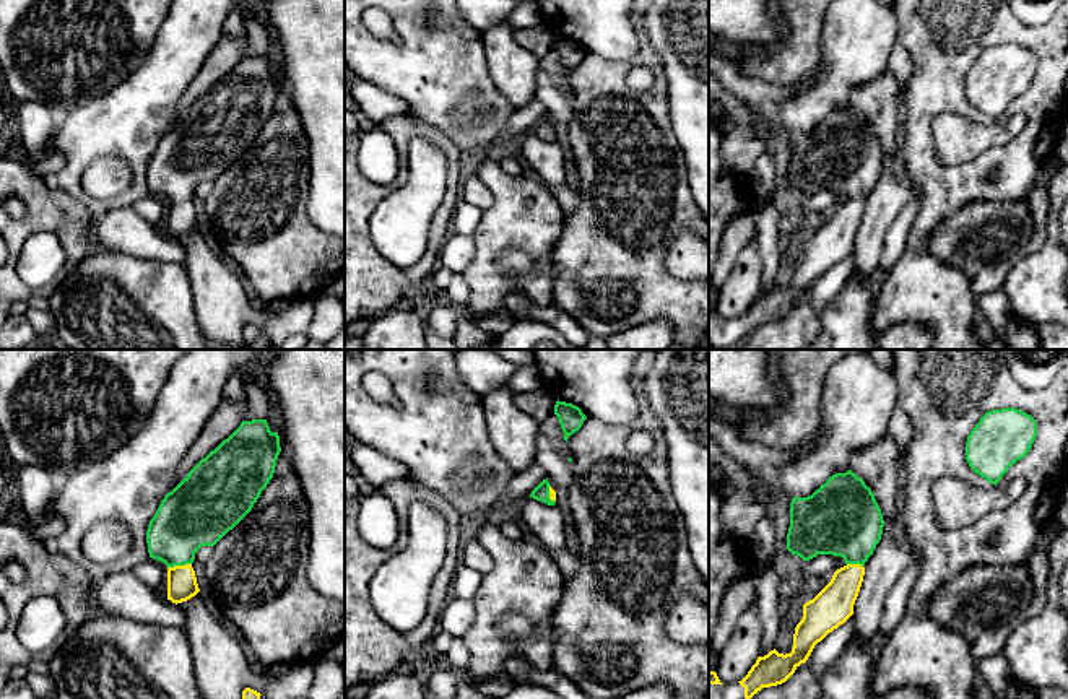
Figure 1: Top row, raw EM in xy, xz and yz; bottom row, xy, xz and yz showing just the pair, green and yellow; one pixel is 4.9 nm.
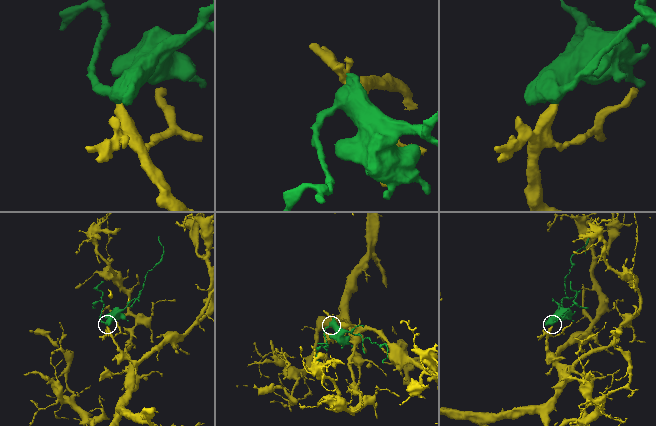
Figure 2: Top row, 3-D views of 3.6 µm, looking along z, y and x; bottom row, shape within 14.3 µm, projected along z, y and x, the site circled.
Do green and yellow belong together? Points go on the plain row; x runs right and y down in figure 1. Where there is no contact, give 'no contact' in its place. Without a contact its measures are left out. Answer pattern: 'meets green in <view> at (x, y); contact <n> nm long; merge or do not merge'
meets green in xy at (179, 200); contact 120 nm long; merge

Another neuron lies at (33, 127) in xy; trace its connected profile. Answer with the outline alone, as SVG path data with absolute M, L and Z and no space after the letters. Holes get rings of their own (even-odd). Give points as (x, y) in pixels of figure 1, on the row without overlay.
M36 101L20 104L13 120L13 140L23 158L33 163L49 154L54 133L55 127L49 106Z

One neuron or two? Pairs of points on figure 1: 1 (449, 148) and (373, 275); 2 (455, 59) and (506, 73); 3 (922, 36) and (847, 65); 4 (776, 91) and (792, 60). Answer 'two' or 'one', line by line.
1: one
2: two
3: two
4: two

